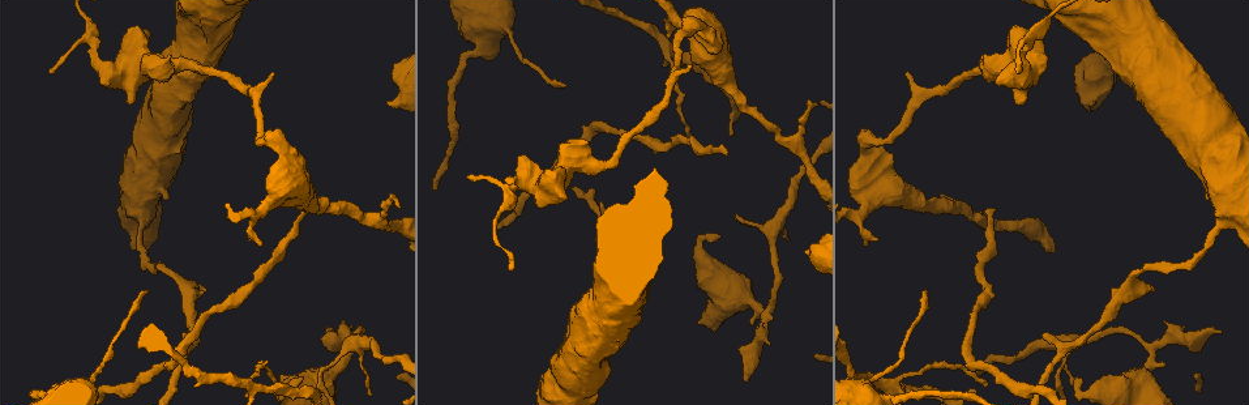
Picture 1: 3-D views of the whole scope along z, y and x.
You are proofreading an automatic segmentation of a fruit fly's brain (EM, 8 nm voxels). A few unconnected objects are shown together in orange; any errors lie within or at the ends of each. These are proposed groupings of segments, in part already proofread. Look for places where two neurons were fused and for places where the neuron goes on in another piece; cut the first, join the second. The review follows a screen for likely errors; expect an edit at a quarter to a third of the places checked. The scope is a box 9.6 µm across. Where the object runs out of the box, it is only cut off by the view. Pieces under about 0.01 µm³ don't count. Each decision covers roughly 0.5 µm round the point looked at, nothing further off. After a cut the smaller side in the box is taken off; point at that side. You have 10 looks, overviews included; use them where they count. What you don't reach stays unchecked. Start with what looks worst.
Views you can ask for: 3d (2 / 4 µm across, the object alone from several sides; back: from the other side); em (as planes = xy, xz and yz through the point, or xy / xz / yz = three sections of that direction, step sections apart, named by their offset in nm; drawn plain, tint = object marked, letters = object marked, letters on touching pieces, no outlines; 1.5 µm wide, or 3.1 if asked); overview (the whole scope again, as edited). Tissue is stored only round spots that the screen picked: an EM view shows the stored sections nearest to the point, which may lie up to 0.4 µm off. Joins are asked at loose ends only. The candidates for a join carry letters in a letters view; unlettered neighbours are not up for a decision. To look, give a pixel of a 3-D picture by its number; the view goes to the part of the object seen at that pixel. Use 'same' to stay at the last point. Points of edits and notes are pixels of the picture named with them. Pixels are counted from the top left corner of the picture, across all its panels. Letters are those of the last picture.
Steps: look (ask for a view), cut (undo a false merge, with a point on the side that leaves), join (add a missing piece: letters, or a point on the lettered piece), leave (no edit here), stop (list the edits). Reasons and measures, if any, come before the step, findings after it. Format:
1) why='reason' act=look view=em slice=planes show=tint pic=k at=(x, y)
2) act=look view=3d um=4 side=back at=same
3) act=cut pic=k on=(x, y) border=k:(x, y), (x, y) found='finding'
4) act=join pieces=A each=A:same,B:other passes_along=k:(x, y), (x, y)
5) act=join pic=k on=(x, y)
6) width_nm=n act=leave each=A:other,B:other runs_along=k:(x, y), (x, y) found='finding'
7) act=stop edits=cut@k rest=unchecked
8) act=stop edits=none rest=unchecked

why='long arm stops here' act=look view=em slice=xz step=8 show=letters pic=1 at=(724, 153)

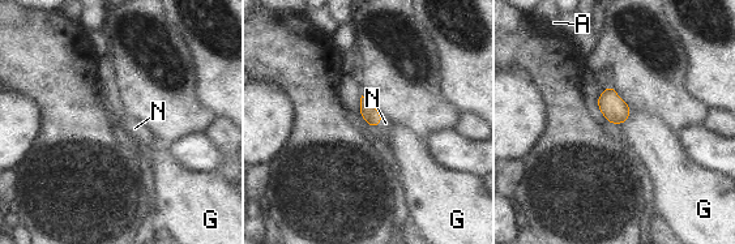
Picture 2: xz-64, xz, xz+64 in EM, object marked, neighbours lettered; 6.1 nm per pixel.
act=look view=em slice=planes show=letters at=same

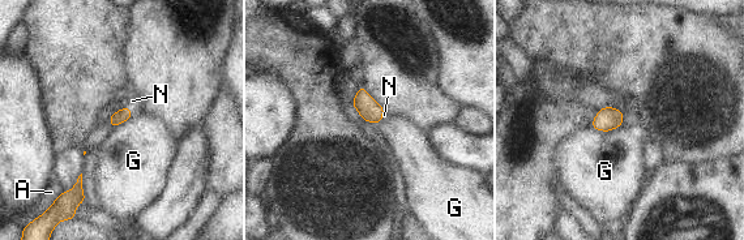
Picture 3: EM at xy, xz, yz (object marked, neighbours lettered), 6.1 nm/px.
act=join pic=3 on=(132, 101) each=A:other,G:other,N:same passes_along=3:(124, 114), (129, 108), (132, 101) found='the neuron continues'

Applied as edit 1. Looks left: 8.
why='branch stops here' act=look view=3d um=4 pic=1 at=(1045, 334)

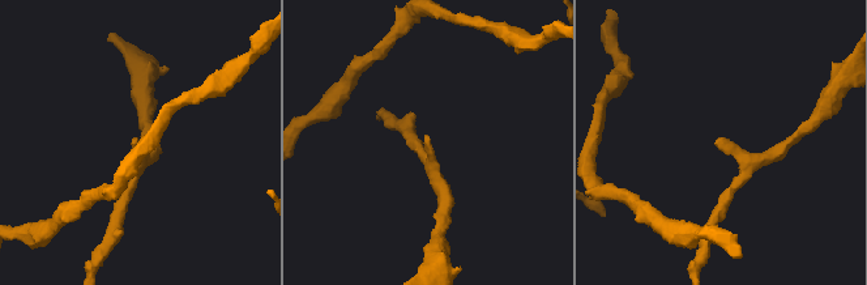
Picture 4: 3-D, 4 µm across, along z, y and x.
why='need the tissue' act=look view=em slice=xz step=4 show=tint pic=4 at=(721, 139)

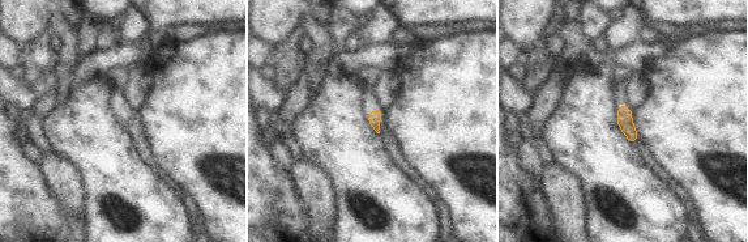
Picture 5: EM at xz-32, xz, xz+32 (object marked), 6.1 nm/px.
why='another direction' act=look view=em slice=planes show=letters at=same

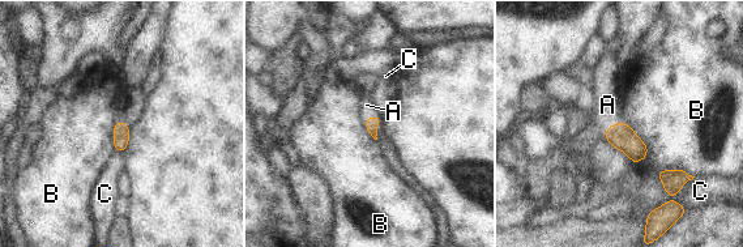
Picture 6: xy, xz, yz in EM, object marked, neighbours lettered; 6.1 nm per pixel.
act=join pic=6 on=(607, 105) each=A:same,B:other,C:other passes_along=6:(619, 135), (607, 128), (607, 105) found='the neuron continues'

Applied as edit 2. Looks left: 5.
why='redraw' act=look view=overview

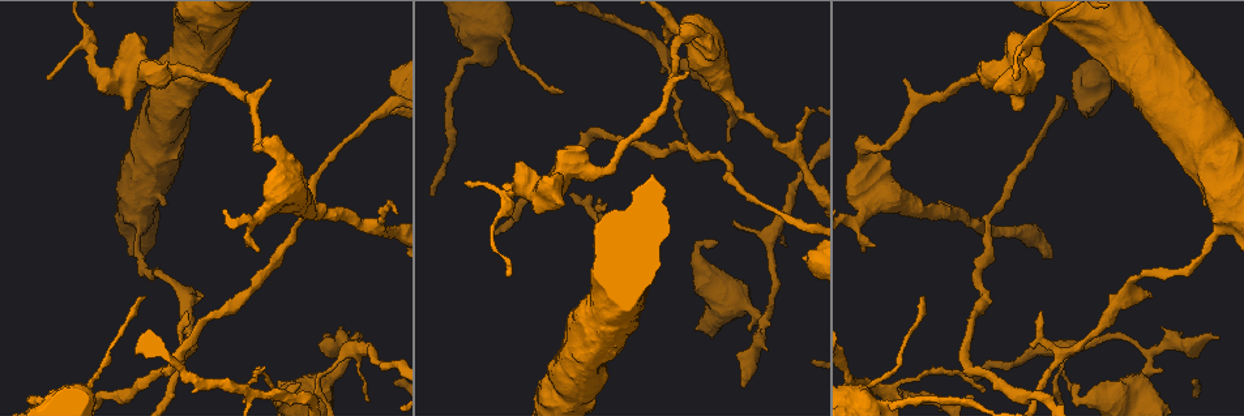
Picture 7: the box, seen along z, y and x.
why='branch stops here' act=look view=em slice=planes show=letters pic=7 at=(1218, 338)

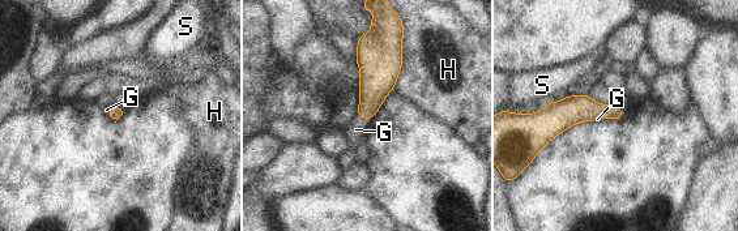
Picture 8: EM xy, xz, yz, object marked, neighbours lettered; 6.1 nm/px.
act=join pic=8 on=(355, 129) each=G:same,H:other,S:other passes_along=8:(378, 78), (363, 116), (355, 129) found='the neuron continues'

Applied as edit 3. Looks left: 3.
why='see it whole again' act=look view=overview

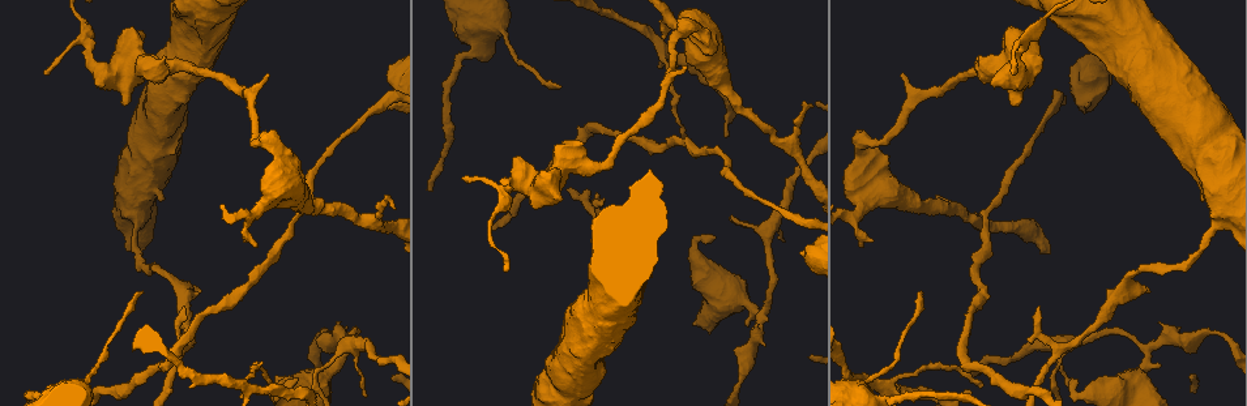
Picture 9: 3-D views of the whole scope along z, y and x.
act=look view=em slice=planes show=tint pic=9 at=(502, 189)

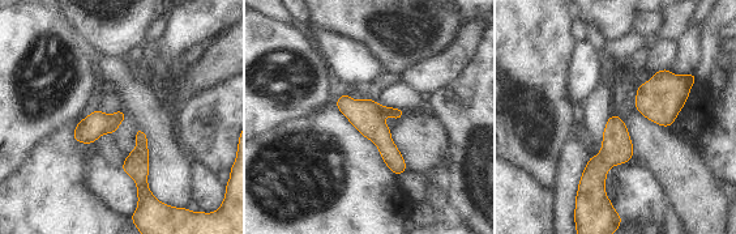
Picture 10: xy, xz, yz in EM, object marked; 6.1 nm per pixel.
why='what lies round it' act=look view=em slice=planes show=letters at=same

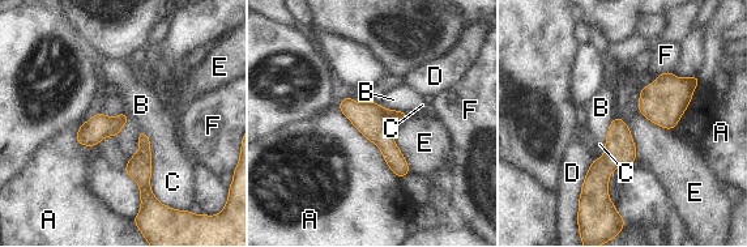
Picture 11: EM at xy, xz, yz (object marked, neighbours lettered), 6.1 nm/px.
longest_contact=A:550nm act=leave each=A:other,B:other,C:other,D:other,E:other,F:other border=11:(338, 109), (379, 148), (400, 178) found='one neuron here'

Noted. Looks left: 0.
act=stop edits=join@3,join@6,join@8 rest=unchecked

